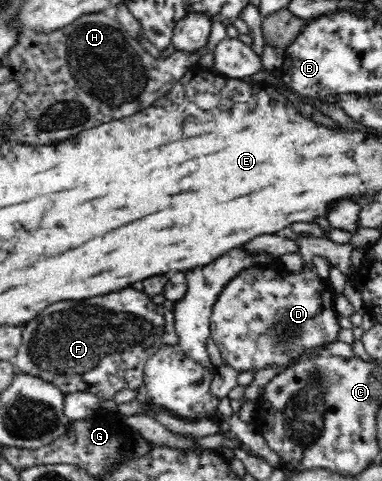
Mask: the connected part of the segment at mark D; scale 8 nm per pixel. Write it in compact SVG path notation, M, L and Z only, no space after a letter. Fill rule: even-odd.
M277 261L268 265L254 265L238 272L218 294L210 318L210 338L226 364L237 372L256 373L269 365L278 365L280 370L284 370L302 357L316 356L313 355L315 349L338 341L341 328L334 311L334 298L329 282L320 280L314 267L304 268L300 274L292 274Z

